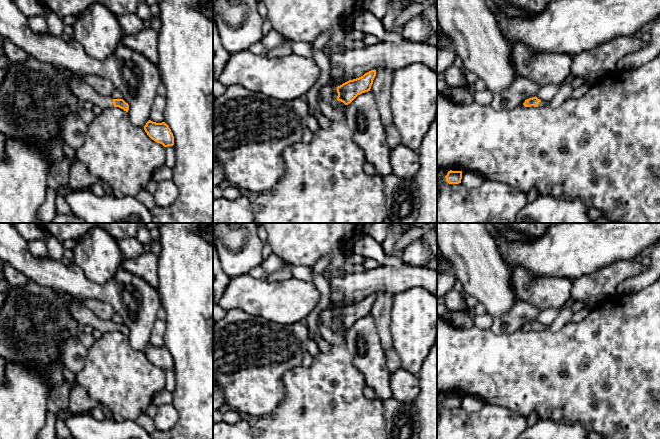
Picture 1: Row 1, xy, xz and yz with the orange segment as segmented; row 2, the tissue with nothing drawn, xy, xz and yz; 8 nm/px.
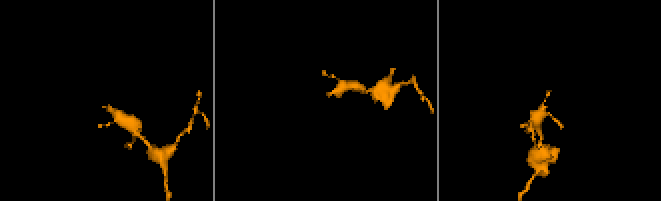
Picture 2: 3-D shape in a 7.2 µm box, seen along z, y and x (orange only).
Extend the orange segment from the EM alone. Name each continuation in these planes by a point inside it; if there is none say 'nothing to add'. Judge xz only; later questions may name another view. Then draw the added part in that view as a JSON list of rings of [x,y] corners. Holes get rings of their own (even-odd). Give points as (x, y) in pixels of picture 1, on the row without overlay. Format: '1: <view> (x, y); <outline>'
1: xz (328, 317); [[[329,308],[323,310],[319,316],[318,321],[331,330],[337,329],[337,311],[333,311]]]

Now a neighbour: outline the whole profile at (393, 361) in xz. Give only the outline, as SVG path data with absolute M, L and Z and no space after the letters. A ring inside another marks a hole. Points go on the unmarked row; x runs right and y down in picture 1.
M394 347L390 348L389 350L384 351L386 356L386 363L390 373L396 371L401 364L401 360L399 355L397 354Z

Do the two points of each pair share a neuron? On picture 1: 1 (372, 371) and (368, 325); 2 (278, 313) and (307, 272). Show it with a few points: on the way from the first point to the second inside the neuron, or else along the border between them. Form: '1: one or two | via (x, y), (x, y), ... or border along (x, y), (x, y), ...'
1: one | via (370, 360), (368, 336)
2: two | border along (293, 277), (311, 281)

